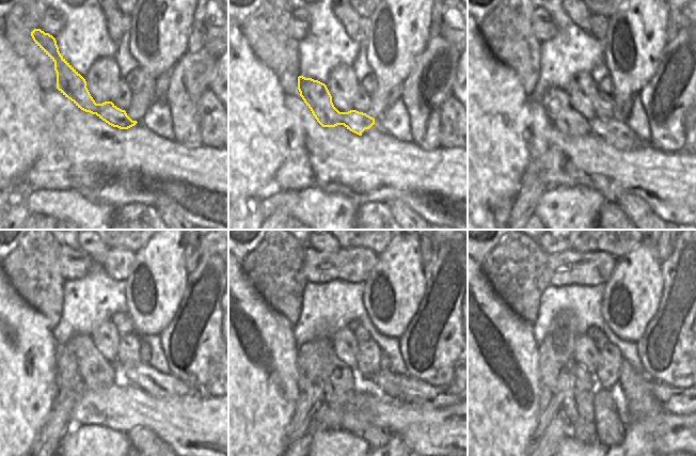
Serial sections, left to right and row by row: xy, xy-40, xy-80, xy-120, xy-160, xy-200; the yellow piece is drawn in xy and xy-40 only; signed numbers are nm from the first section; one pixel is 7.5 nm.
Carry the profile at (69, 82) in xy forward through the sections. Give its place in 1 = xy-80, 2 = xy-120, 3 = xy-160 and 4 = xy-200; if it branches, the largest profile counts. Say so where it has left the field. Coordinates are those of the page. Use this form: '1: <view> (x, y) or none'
1: xy-80 (568, 121)
2: xy-120 (96, 372)
3: xy-160 (338, 384)
4: xy-200 (578, 401)

